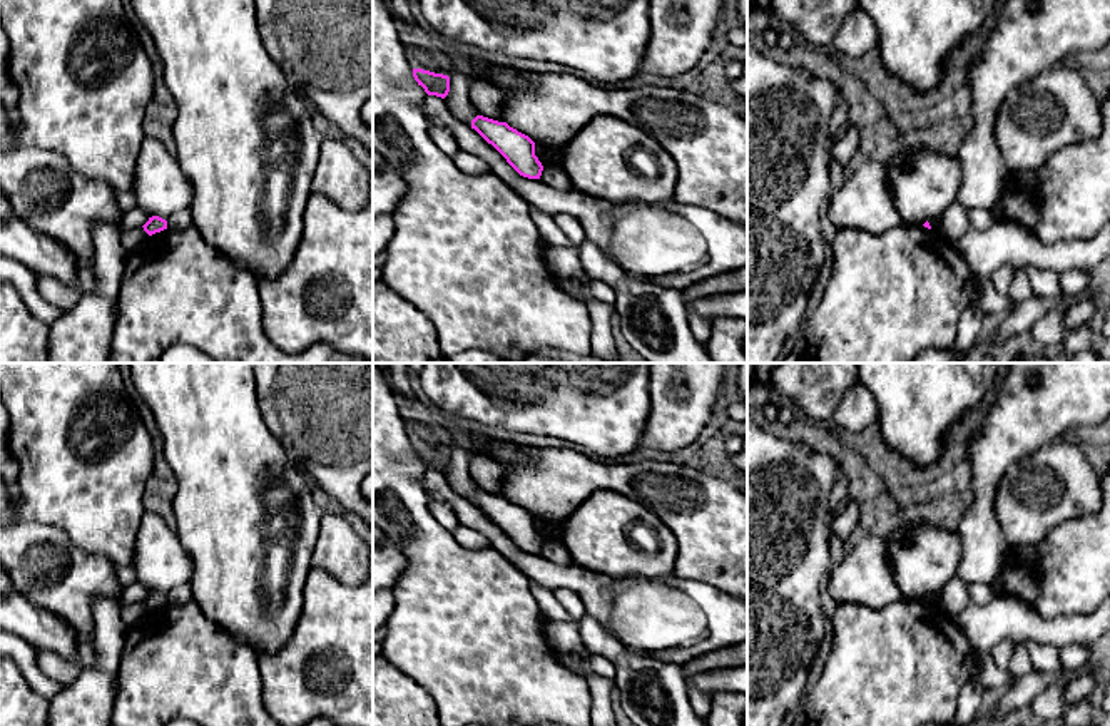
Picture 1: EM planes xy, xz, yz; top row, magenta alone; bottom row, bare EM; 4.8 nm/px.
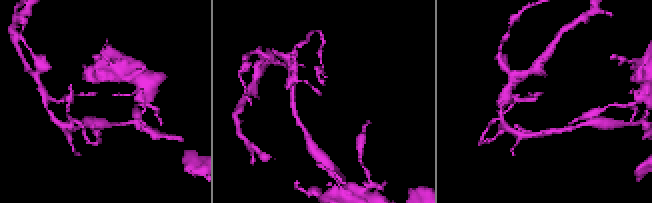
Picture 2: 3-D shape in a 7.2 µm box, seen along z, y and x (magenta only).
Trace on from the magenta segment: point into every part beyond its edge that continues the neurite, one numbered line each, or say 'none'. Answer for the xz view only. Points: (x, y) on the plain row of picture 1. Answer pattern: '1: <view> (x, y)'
none

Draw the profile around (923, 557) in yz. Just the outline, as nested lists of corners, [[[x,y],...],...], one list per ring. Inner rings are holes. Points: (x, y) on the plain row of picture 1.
[[[899,522],[884,540],[904,599],[939,592],[956,575],[963,554],[956,532],[929,522]]]

